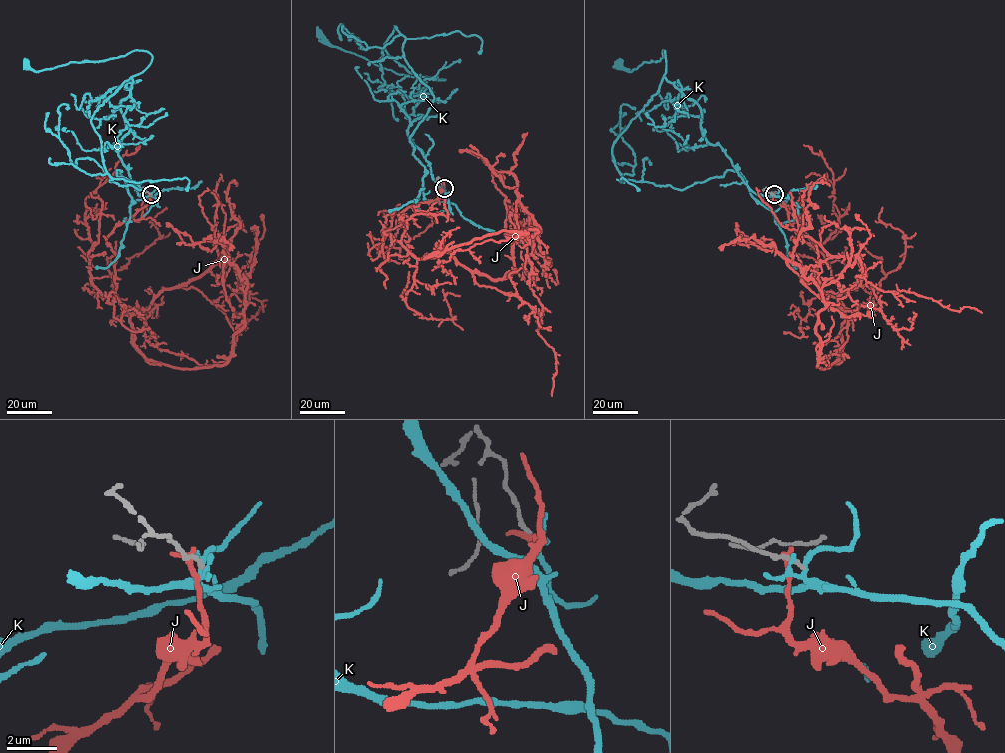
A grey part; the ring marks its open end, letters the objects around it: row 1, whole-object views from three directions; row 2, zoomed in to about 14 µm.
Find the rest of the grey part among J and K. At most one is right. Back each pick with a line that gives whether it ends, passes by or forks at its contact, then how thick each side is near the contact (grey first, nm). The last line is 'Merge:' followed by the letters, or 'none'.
Merge: none

